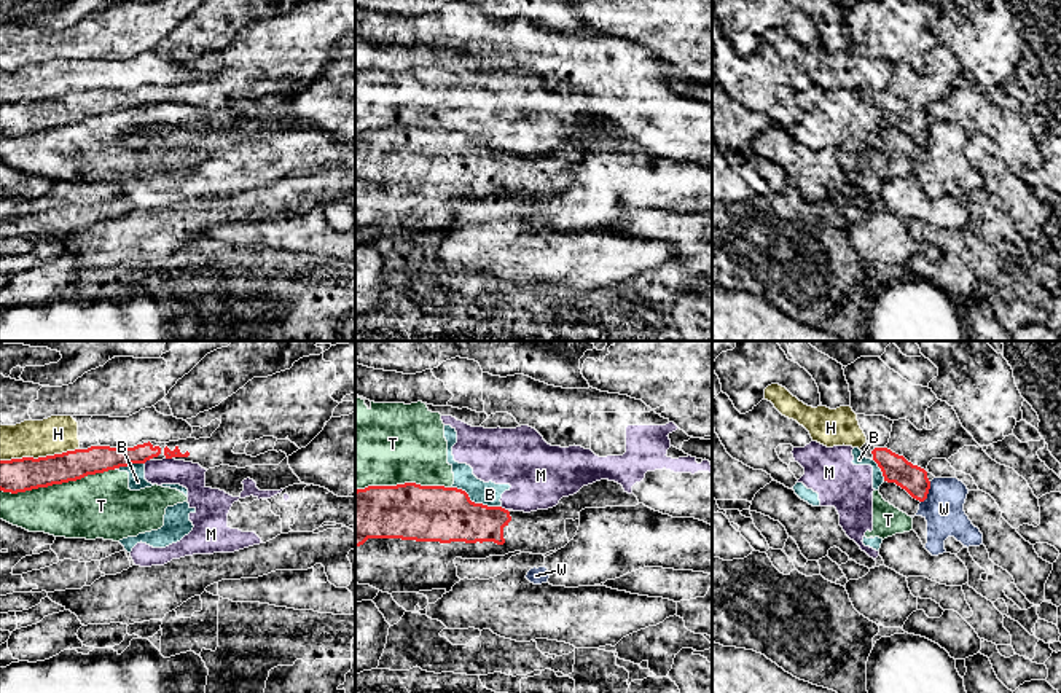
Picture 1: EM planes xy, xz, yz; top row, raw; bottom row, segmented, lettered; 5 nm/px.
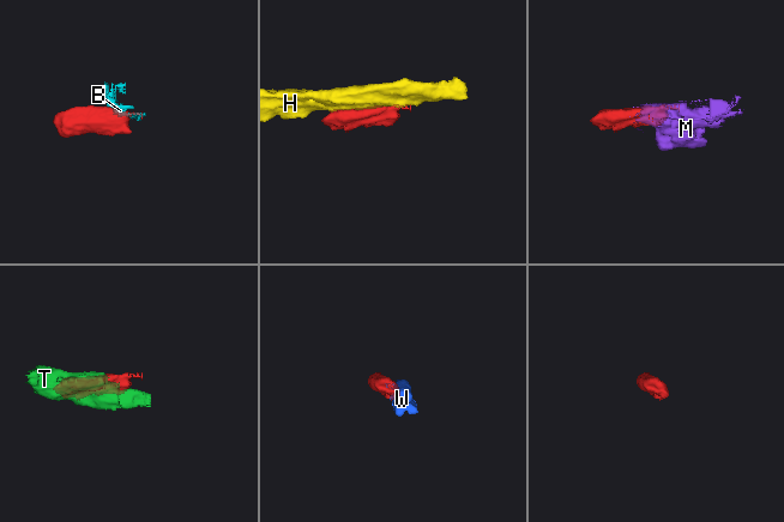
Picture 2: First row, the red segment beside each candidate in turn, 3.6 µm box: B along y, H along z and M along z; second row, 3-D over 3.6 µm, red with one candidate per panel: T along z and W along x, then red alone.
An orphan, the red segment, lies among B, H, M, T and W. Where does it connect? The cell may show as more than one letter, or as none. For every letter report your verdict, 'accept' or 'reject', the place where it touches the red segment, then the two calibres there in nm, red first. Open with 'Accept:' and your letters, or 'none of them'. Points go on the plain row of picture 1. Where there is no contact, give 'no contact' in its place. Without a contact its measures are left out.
Accept: none of them
B: reject; contact xz (477, 147); calibres 280 and 120 nm
H: reject; contact xy (39, 101); calibres 180 and 190 nm
M: reject; contact xz (504, 152); calibres 240 and 320 nm
T: reject; contact xy (56, 126); calibres 180 and 320 nm
W: reject; contact yz (927, 136); calibres 140 and 200 nm

